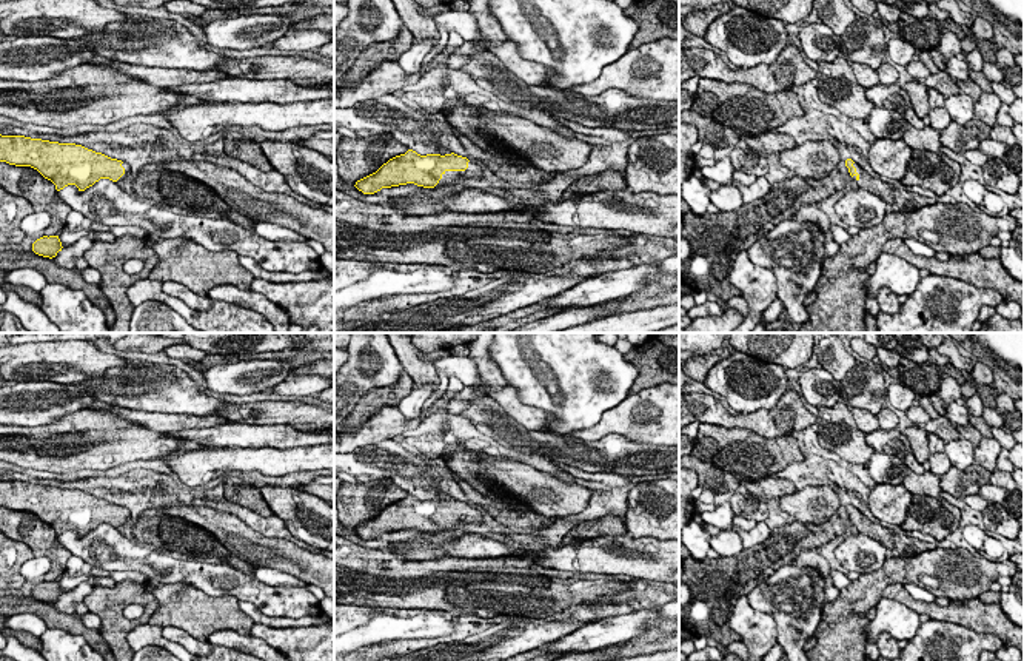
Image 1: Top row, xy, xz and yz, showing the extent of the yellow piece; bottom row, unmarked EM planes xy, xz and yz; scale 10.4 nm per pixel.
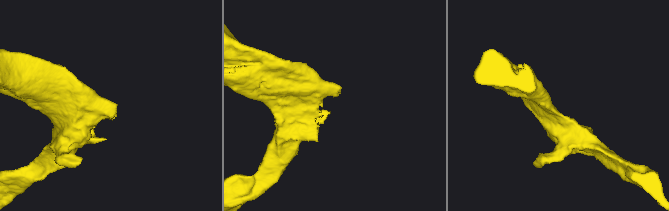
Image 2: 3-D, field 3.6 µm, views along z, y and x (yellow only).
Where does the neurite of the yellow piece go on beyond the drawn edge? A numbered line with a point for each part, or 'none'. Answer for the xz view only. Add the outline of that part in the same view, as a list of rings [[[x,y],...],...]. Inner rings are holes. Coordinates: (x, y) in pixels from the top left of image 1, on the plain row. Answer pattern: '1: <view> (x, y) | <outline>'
1: xz (473, 516) | [[[468,507],[468,513],[465,516],[445,516],[436,532],[456,530],[463,527],[465,524],[480,524],[480,522],[482,513],[477,508]]]

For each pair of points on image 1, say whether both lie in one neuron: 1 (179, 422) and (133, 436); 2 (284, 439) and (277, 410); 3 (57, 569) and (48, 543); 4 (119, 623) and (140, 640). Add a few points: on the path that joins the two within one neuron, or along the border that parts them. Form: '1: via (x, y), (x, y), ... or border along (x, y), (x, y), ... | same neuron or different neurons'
1: border along (119, 418), (163, 433) | different neurons
2: border along (244, 424), (290, 424), (301, 430), (316, 432) | different neurons
3: via (57, 563), (57, 555), (51, 549) | same neuron
4: border along (147, 621), (136, 626), (127, 635), (128, 644) | different neurons

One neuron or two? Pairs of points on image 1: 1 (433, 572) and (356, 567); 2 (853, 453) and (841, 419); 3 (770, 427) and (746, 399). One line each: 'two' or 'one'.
1: one
2: one
3: two

